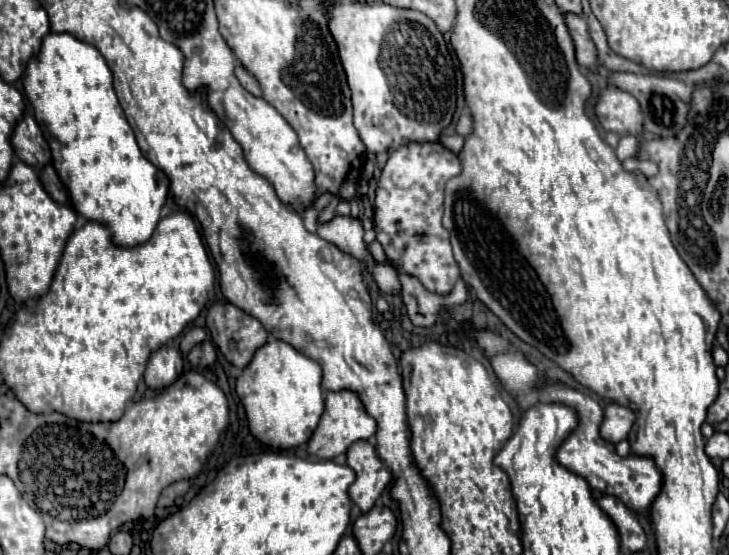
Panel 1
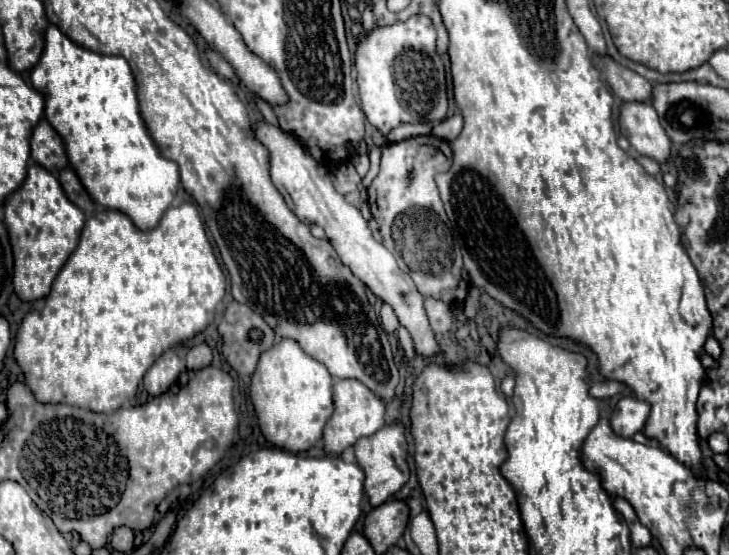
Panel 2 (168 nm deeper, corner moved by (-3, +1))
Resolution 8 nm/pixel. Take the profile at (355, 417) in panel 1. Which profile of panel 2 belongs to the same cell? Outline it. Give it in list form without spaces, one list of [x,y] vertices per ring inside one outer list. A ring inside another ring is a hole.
[[[337,379],[333,385],[333,401],[335,411],[323,431],[323,443],[327,453],[339,455],[347,447],[351,447],[359,437],[373,435],[385,425],[385,401],[357,379]]]

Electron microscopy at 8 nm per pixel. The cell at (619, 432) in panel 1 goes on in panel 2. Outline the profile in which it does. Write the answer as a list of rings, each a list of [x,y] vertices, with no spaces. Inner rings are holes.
[[[623,397],[611,415],[611,429],[621,437],[633,437],[643,429],[649,411],[651,407],[647,401],[637,397]]]

